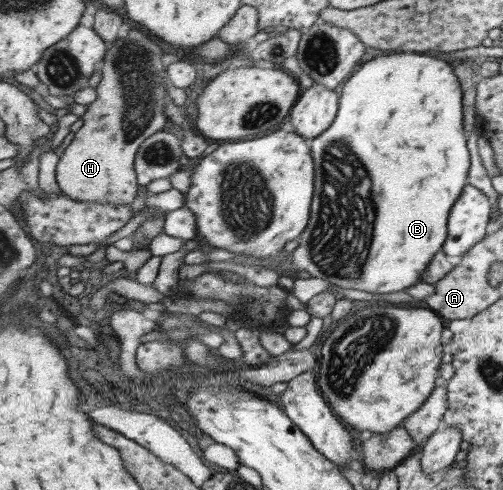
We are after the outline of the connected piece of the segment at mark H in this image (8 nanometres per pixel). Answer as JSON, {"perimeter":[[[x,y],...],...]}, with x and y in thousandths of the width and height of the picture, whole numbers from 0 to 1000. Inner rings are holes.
{"perimeter":[[[258,61],[247,82],[231,82],[211,102],[193,141],[199,167],[187,180],[193,198],[173,214],[163,233],[163,255],[147,271],[139,292],[119,310],[109,337],[109,367],[131,400],[155,412],[197,412],[197,416],[256,416],[280,386],[270,371],[264,327],[278,292],[302,271],[314,269],[330,249],[326,233],[328,178],[334,171],[328,143],[318,129],[318,94],[310,94],[278,61]]]}

